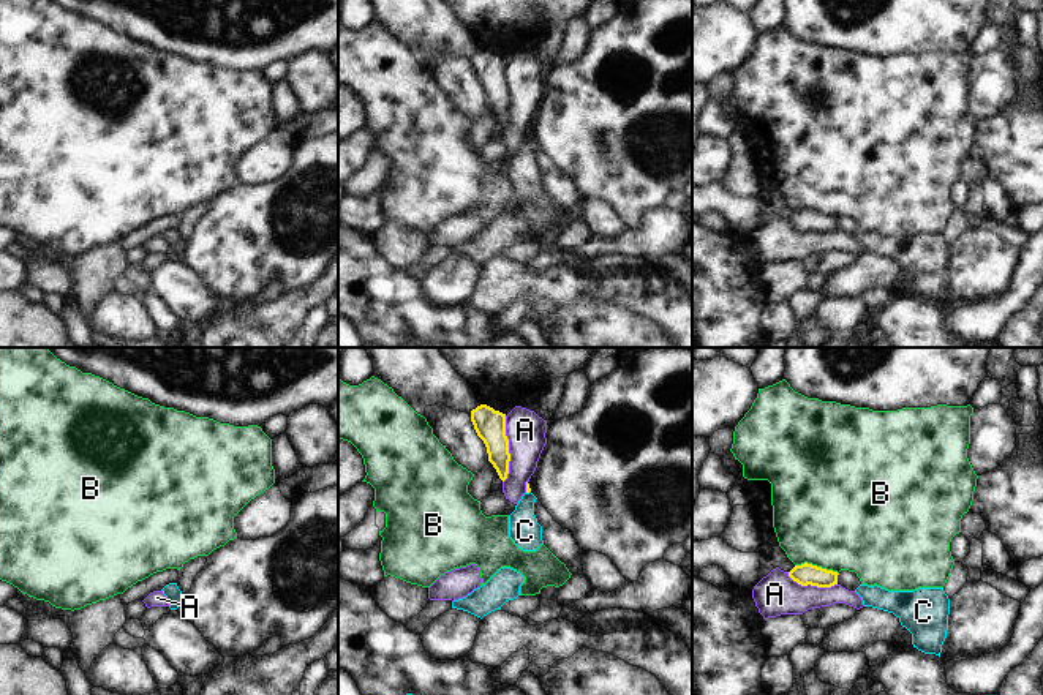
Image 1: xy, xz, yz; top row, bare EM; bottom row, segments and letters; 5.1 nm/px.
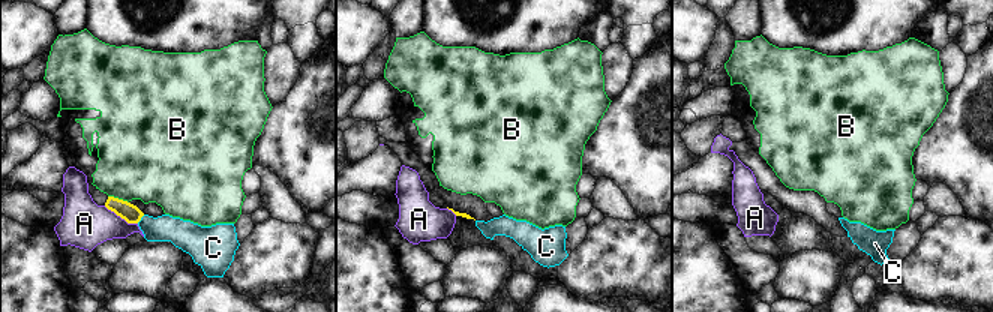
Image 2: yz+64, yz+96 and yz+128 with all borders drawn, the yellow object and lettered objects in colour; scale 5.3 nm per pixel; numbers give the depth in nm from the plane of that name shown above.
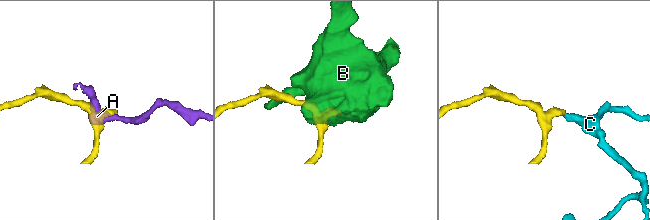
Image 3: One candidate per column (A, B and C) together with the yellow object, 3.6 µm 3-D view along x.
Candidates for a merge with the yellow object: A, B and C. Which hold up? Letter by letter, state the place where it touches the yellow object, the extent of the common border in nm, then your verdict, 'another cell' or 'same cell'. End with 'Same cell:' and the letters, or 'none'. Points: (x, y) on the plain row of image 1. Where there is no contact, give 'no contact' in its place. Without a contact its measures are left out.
A: meets yellow in xz at (508, 95); contact 340 nm long; another cell
B: meets yellow in yz at (816, 212); contact 220 nm long; another cell
C: meets yellow in xz at (528, 138); contact 30 nm long; same cell
Same cell: C

